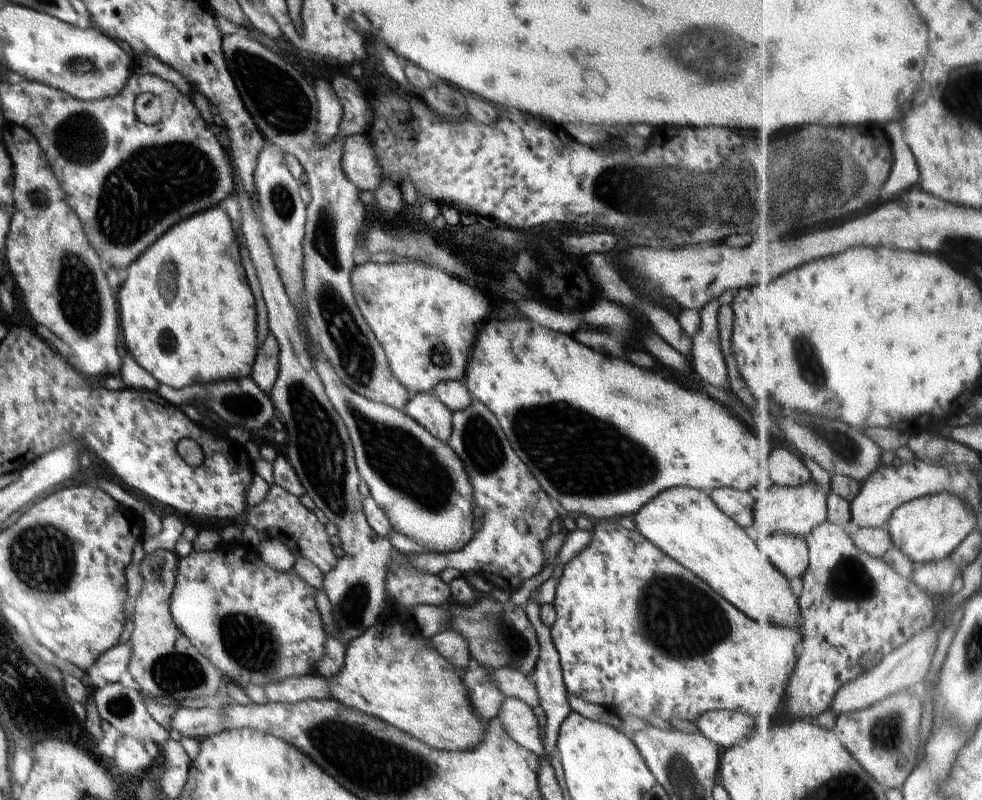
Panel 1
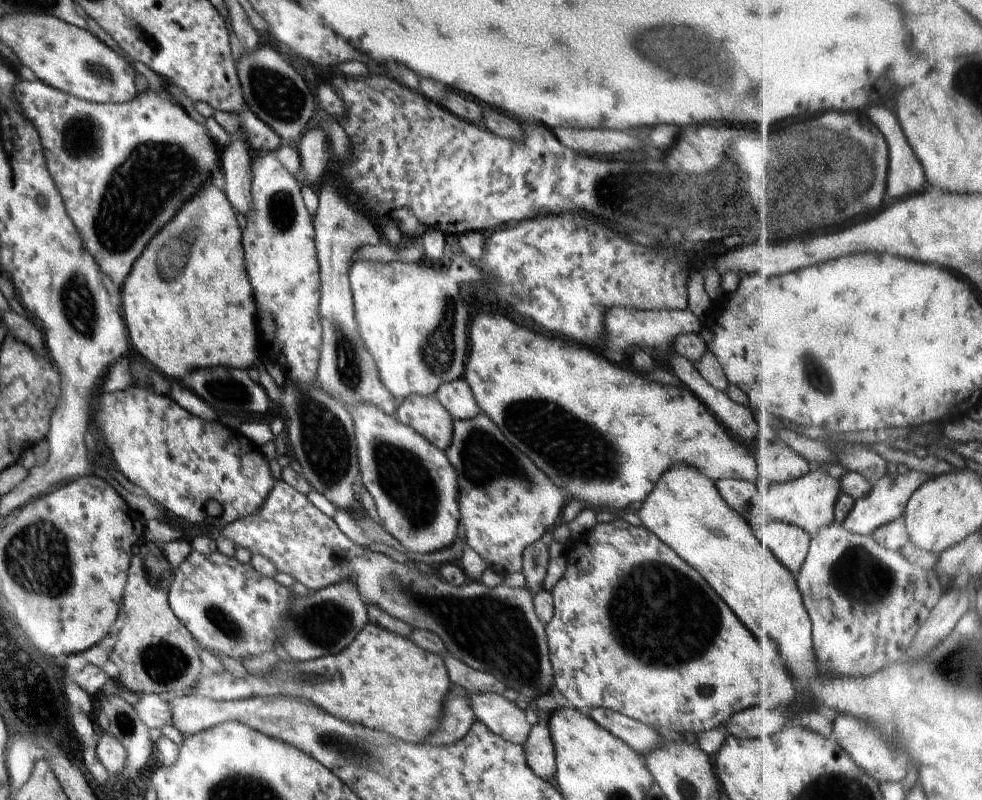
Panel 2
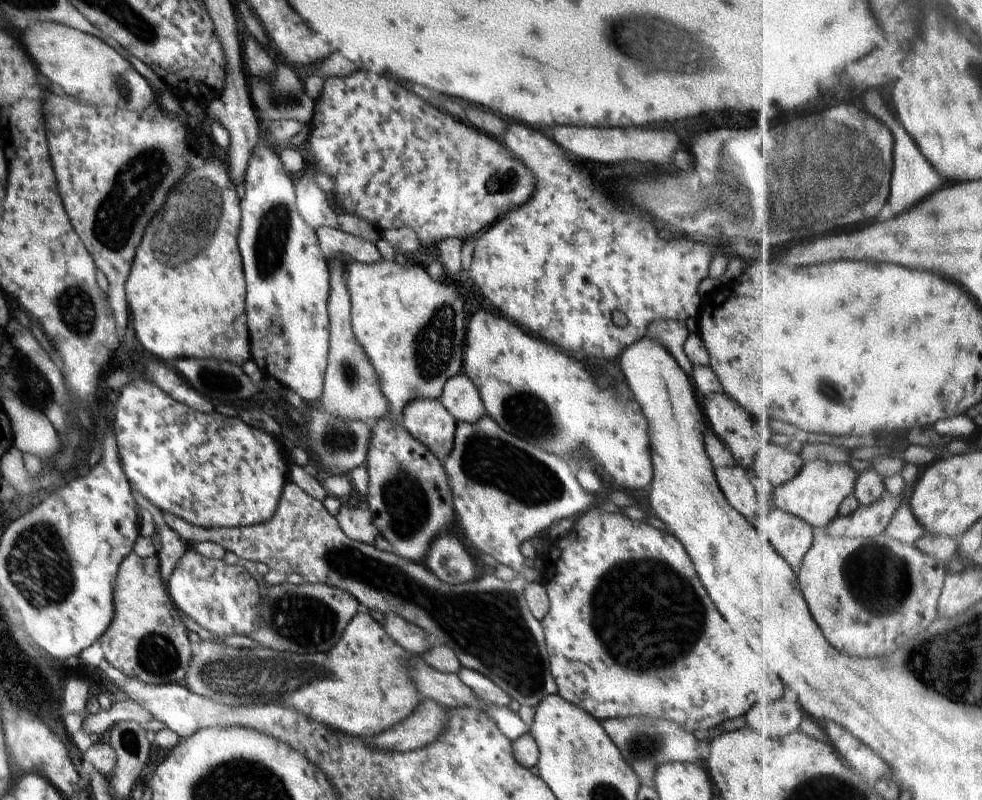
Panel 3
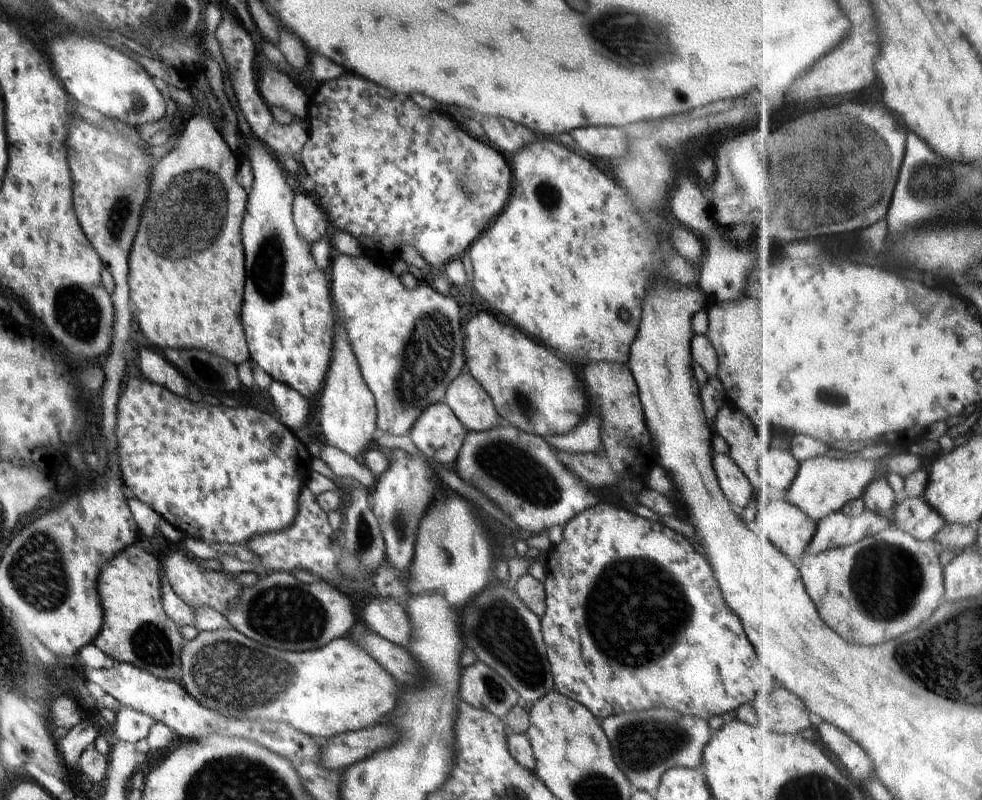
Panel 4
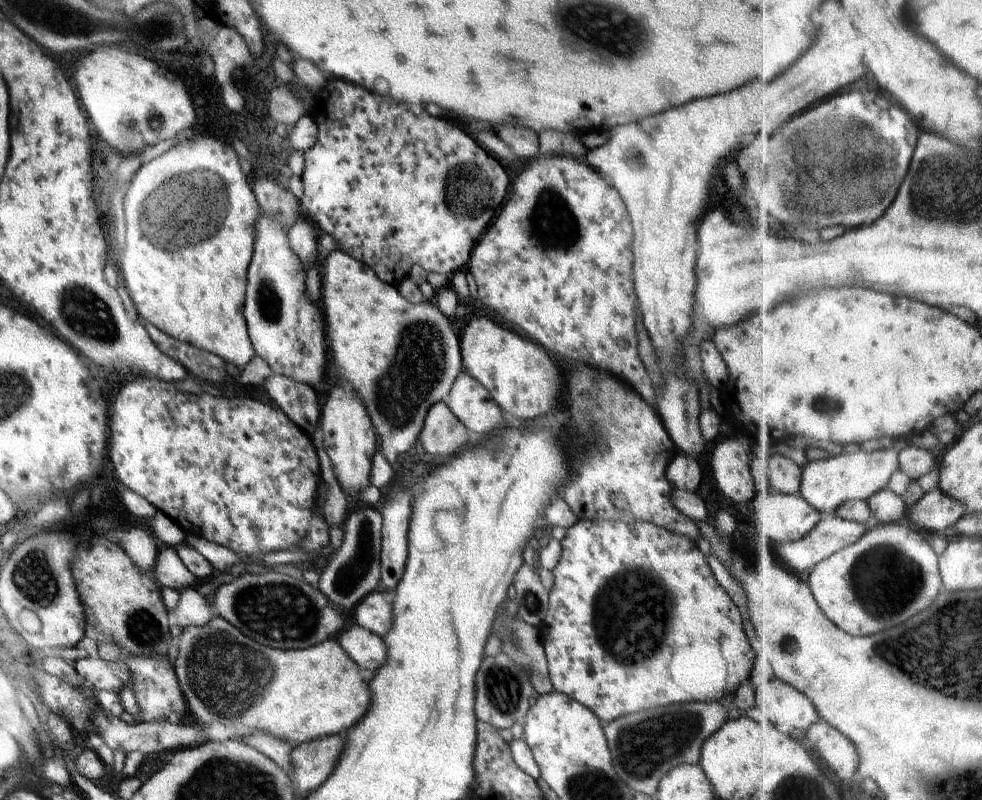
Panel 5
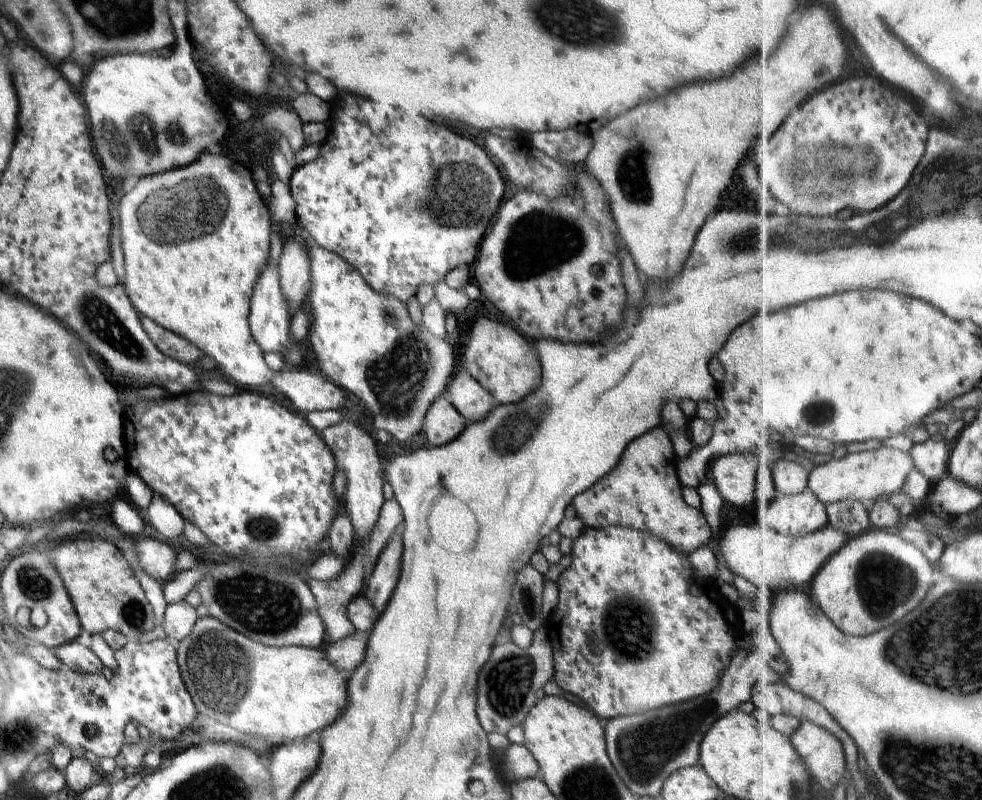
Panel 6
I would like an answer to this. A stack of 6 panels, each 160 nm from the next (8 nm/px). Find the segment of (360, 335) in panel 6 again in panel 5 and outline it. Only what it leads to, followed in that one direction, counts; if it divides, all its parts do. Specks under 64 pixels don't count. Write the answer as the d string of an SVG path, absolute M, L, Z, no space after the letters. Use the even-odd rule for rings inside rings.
M337 249L331 253L327 252L327 265L325 272L322 273L322 288L321 298L319 304L322 307L323 316L325 320L325 333L327 339L330 340L328 347L332 344L332 352L336 358L336 365L339 372L345 378L345 384L352 386L358 396L361 398L366 410L368 411L370 420L376 429L379 447L378 450L382 456L388 460L390 464L396 462L398 454L404 454L410 450L410 446L416 442L420 431L423 427L423 420L427 415L427 410L437 402L449 401L449 392L451 386L454 384L459 374L463 372L463 360L460 348L460 337L454 333L452 329L452 320L449 319L442 311L435 305L434 302L422 301L419 304L412 304L405 297L400 295L398 287L384 282L367 264L356 260L353 256L346 254L344 251Z

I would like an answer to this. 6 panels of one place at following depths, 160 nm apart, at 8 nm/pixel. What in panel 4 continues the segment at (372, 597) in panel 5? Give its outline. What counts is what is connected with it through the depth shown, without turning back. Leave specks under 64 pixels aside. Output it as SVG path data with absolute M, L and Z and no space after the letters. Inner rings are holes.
M374 597L364 606L361 614L364 626L388 642L408 646L412 626L406 608L392 597Z

